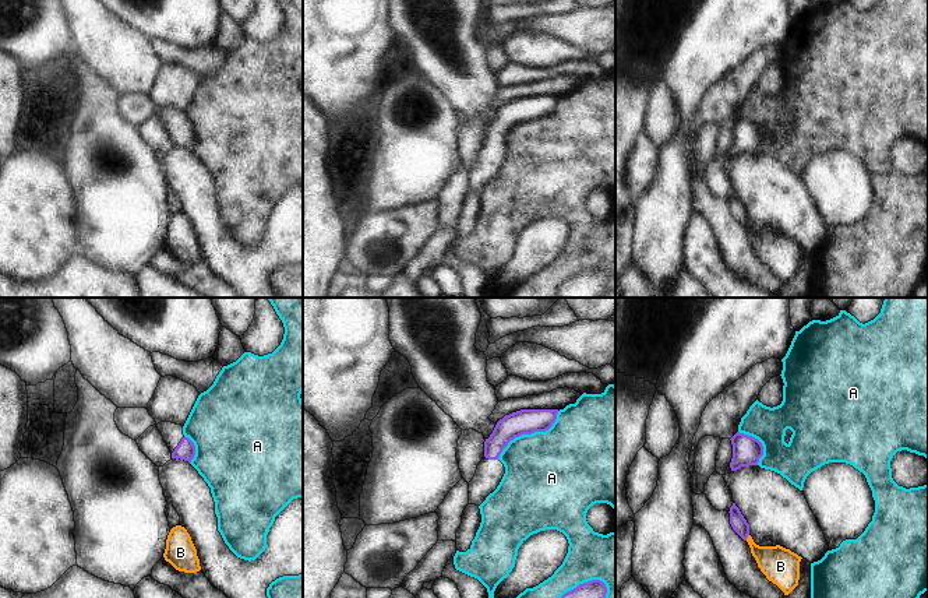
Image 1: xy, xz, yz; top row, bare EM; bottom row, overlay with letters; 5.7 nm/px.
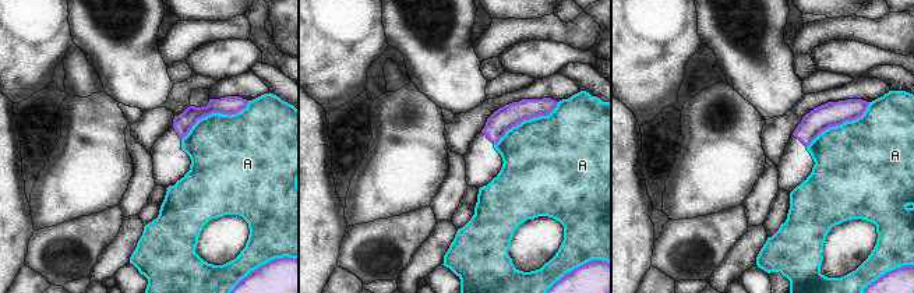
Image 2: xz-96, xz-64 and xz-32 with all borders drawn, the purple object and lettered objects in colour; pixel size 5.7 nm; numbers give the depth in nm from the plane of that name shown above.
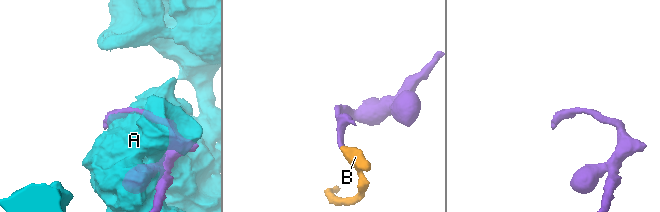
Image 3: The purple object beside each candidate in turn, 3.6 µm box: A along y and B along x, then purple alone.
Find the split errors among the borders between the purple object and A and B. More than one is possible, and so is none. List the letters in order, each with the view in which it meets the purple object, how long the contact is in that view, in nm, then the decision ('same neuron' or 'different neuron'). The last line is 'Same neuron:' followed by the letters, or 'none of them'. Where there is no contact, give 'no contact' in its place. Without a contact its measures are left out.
A: contact in xz; length 460 nm; different neuron
B: contact in yz; length 40 nm; different neuron
Same neuron: none of them

